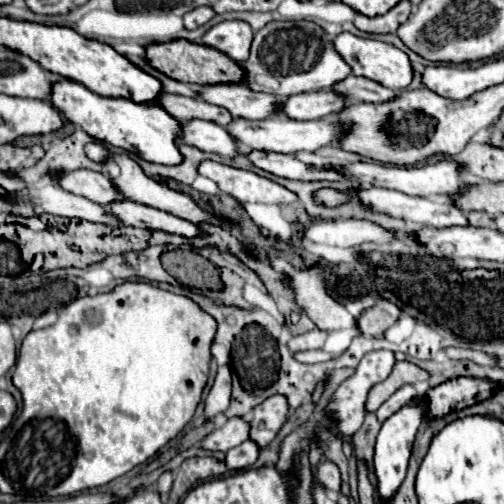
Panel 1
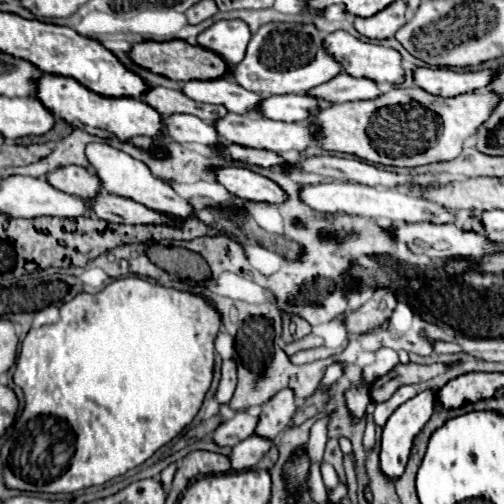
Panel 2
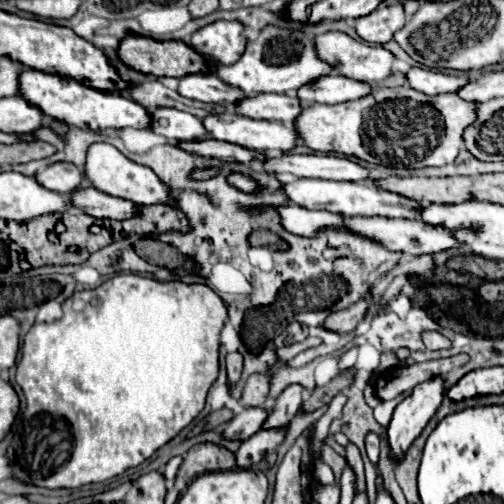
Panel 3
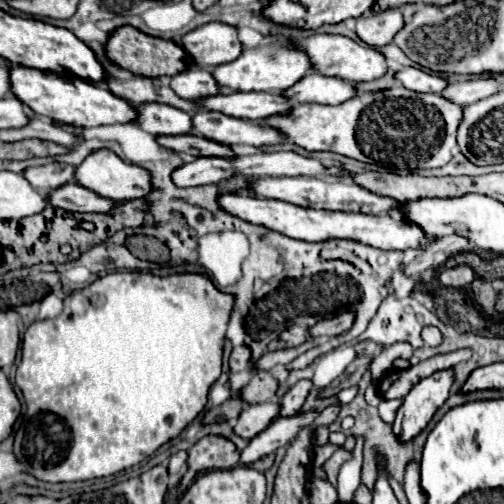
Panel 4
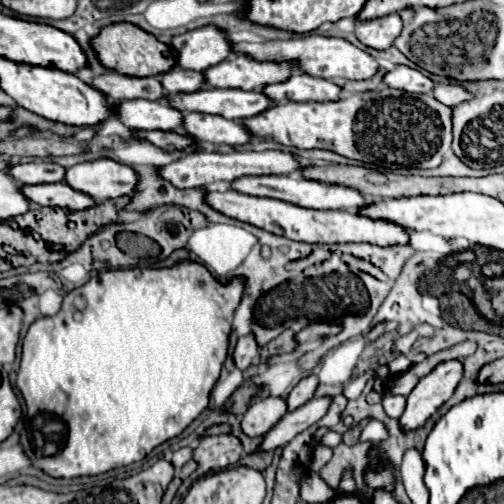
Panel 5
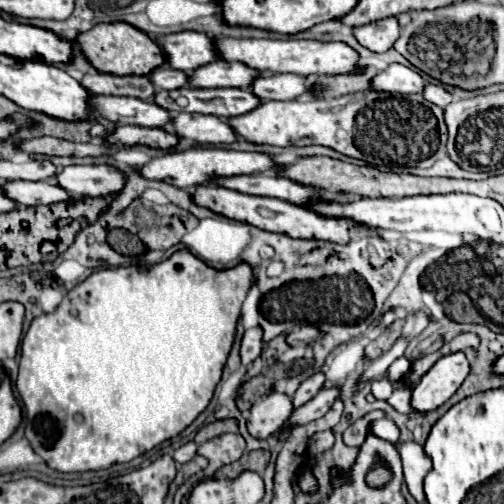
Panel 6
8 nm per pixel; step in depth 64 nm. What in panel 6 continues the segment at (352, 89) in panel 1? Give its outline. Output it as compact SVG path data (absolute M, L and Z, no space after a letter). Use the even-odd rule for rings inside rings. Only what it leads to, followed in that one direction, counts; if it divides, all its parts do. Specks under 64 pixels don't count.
M266 74L258 76L250 84L250 92L260 96L262 102L266 100L294 100L298 96L308 94L310 86L306 84L304 76L298 74Z

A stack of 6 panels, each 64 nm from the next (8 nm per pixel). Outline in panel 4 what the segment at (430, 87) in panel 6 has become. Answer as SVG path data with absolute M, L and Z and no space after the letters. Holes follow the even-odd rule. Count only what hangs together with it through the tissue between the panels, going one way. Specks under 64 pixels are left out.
M480 76L474 78L460 78L460 80L450 80L448 88L444 88L444 92L440 92L440 96L444 96L446 100L452 100L454 104L460 106L468 106L472 102L478 102L490 94L496 94L500 88L500 84L492 78L484 80Z

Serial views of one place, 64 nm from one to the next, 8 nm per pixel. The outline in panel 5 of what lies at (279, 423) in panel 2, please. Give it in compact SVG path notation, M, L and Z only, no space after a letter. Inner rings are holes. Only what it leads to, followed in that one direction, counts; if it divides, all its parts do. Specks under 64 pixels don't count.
M314 374L302 378L302 380L294 386L294 390L290 392L290 396L286 398L286 402L288 402L288 410L296 410L298 406L306 404L306 402L314 396L318 382L320 382L320 380L318 380L318 376L314 376Z

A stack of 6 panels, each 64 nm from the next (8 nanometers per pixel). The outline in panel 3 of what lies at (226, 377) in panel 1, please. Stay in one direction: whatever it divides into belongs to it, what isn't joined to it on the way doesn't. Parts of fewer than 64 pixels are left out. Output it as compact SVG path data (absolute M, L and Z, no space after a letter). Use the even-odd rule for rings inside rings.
M230 352L226 356L226 370L228 370L228 382L230 384L236 384L240 380L242 364L244 364L244 356L240 352Z

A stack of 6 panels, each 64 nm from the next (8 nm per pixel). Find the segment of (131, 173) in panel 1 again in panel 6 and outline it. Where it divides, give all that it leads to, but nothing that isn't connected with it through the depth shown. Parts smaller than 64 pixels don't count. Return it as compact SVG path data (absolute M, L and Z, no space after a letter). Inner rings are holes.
M66 166L56 172L54 182L70 196L106 196L116 194L124 186L124 176L112 166Z

